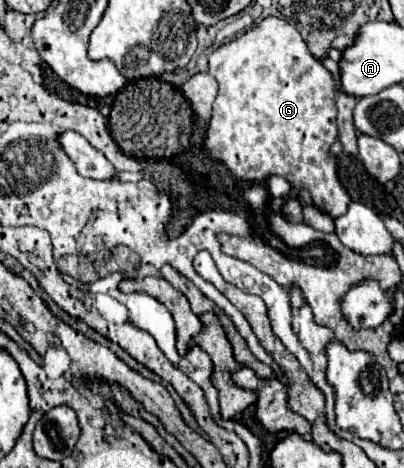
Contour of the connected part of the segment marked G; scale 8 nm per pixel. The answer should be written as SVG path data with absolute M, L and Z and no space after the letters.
M266 17L262 23L246 31L242 37L220 45L208 57L208 73L218 81L220 93L214 101L206 149L222 161L238 179L262 183L268 175L282 175L296 189L308 189L314 205L330 217L346 213L350 197L336 175L336 161L330 157L330 147L338 139L336 129L336 81L330 71L308 51L304 39L284 19Z

